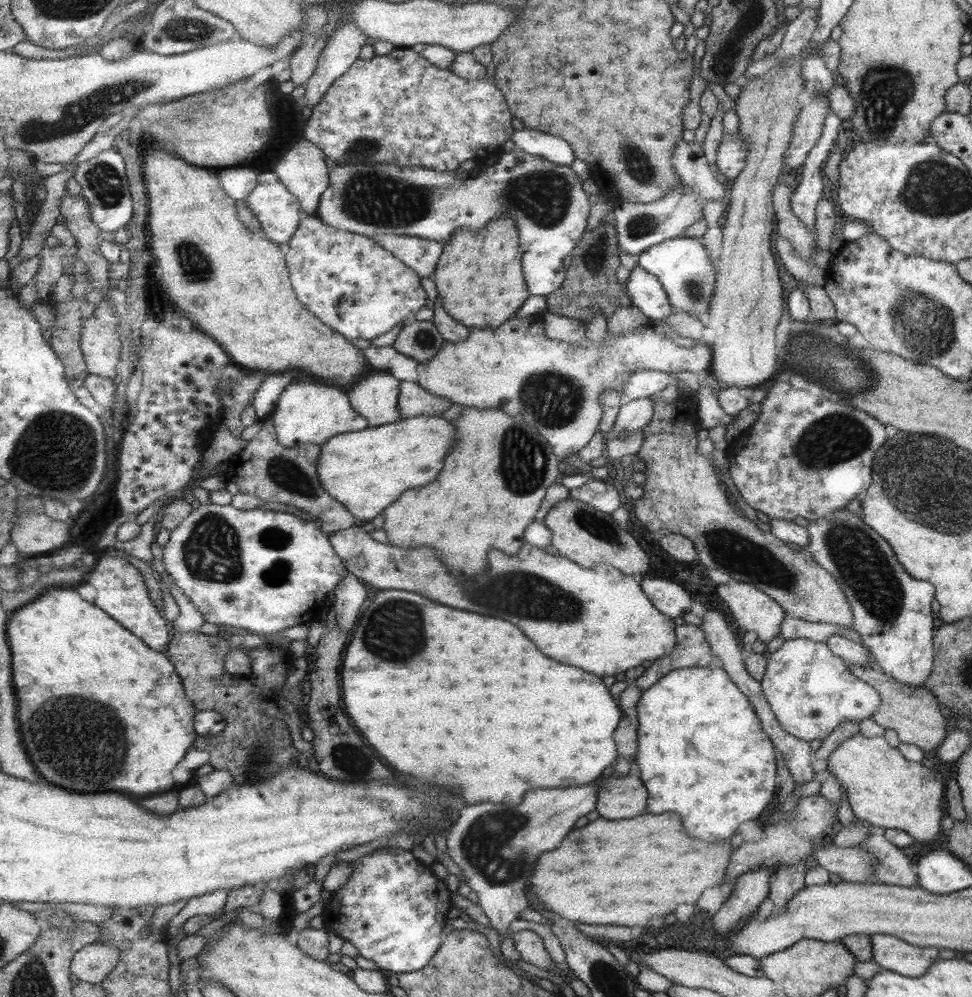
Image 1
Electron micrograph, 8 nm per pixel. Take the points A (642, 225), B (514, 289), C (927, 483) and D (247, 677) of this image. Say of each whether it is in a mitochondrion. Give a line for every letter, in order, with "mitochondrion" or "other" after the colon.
A: mitochondrion
B: other
C: mitochondrion
D: other

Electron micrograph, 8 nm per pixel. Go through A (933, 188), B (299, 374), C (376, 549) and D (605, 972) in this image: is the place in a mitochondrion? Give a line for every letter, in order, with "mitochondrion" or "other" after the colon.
A: mitochondrion
B: other
C: other
D: mitochondrion

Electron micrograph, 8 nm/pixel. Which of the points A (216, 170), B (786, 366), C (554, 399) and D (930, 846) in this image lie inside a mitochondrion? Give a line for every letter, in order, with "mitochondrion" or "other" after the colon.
A: other
B: other
C: mitochondrion
D: other

